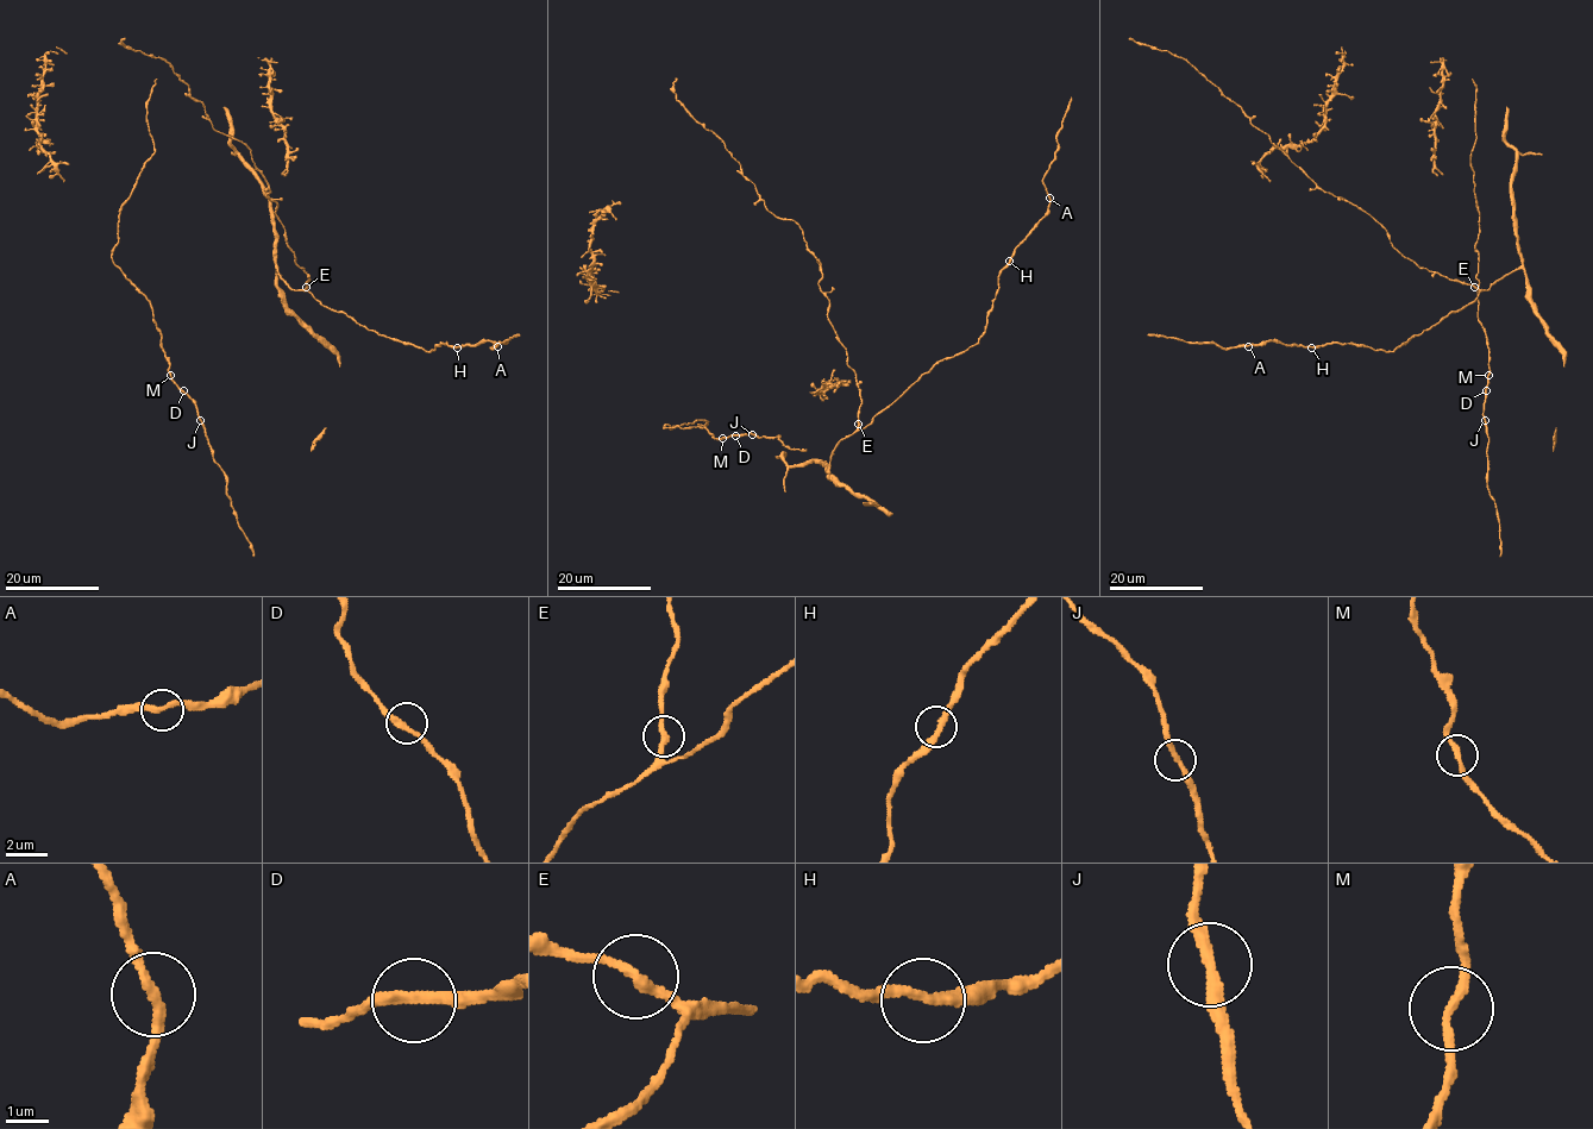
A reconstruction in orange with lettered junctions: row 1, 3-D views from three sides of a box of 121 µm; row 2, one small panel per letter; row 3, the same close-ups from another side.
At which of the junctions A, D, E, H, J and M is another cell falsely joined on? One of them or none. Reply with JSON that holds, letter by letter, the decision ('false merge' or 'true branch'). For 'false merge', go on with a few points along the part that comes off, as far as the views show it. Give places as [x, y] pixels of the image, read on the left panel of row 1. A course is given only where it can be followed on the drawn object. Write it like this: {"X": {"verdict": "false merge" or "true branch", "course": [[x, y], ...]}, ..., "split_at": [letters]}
{"A": {"verdict": "true branch"}, "D": {"verdict": "true branch"}, "E": {"verdict": "true branch"}, "H": {"verdict": "true branch"}, "J": {"verdict": "true branch"}, "M": {"verdict": "true branch"}, "split_at": []}

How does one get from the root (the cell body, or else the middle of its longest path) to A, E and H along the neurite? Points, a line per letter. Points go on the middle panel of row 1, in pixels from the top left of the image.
A: (827, 468), (844, 437), (865, 428), (936, 364), (977, 343), (1001, 270), (1045, 214), (1049, 198)
E: (827, 468), (835, 446), (858, 424)
H: (827, 468), (844, 437), (865, 428), (936, 364), (977, 343), (998, 276), (1009, 261)

